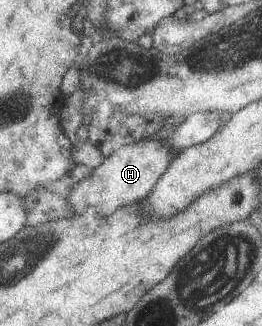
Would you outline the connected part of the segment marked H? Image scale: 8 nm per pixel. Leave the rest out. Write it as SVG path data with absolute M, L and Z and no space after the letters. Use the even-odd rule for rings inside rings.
M143 139L123 145L119 150L104 158L87 177L83 177L77 185L69 189L67 203L75 214L83 213L89 207L97 207L97 213L101 217L107 217L121 205L142 201L153 189L159 177L163 175L163 171L169 167L174 154L161 139Z

